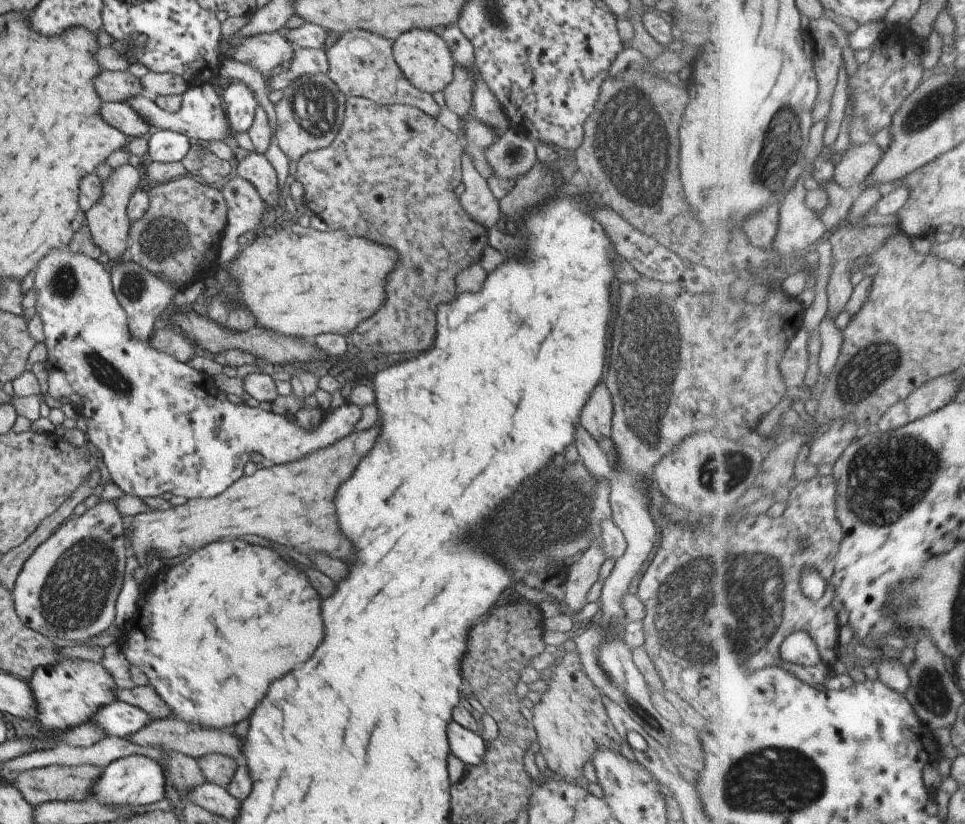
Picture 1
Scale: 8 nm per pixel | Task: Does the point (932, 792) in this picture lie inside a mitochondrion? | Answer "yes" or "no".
no

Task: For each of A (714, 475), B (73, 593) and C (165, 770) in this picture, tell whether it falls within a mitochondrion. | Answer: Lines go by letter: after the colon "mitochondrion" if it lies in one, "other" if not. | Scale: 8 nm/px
A: mitochondrion
B: mitochondrion
C: other

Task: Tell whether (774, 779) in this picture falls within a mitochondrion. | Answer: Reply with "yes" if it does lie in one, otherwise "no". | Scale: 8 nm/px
yes

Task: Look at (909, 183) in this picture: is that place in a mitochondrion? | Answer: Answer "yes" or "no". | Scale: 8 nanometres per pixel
no

